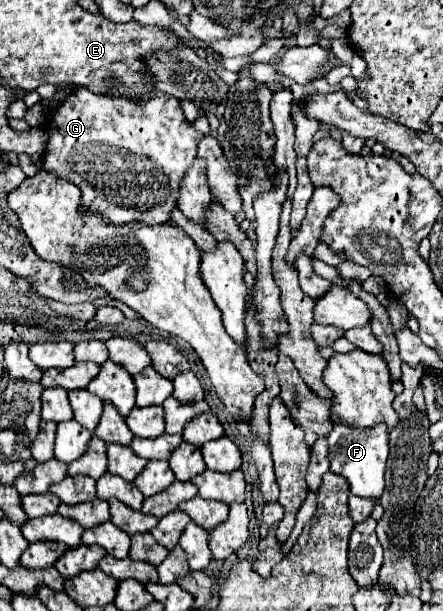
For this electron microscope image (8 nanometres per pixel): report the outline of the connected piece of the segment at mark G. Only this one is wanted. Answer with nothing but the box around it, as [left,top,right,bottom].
[44,88,202,226]

